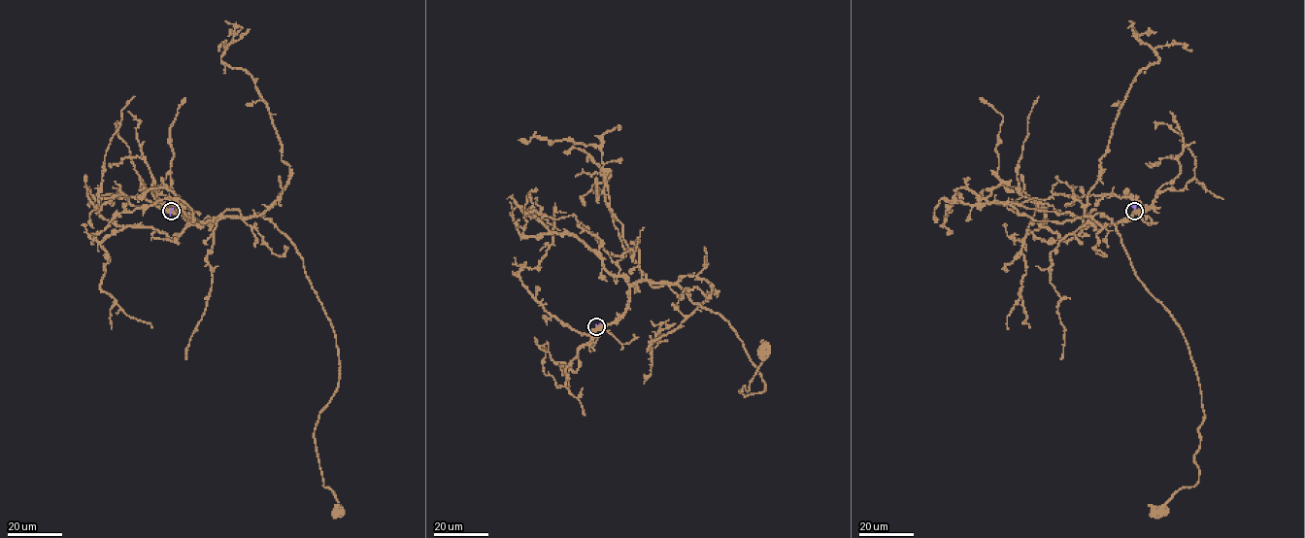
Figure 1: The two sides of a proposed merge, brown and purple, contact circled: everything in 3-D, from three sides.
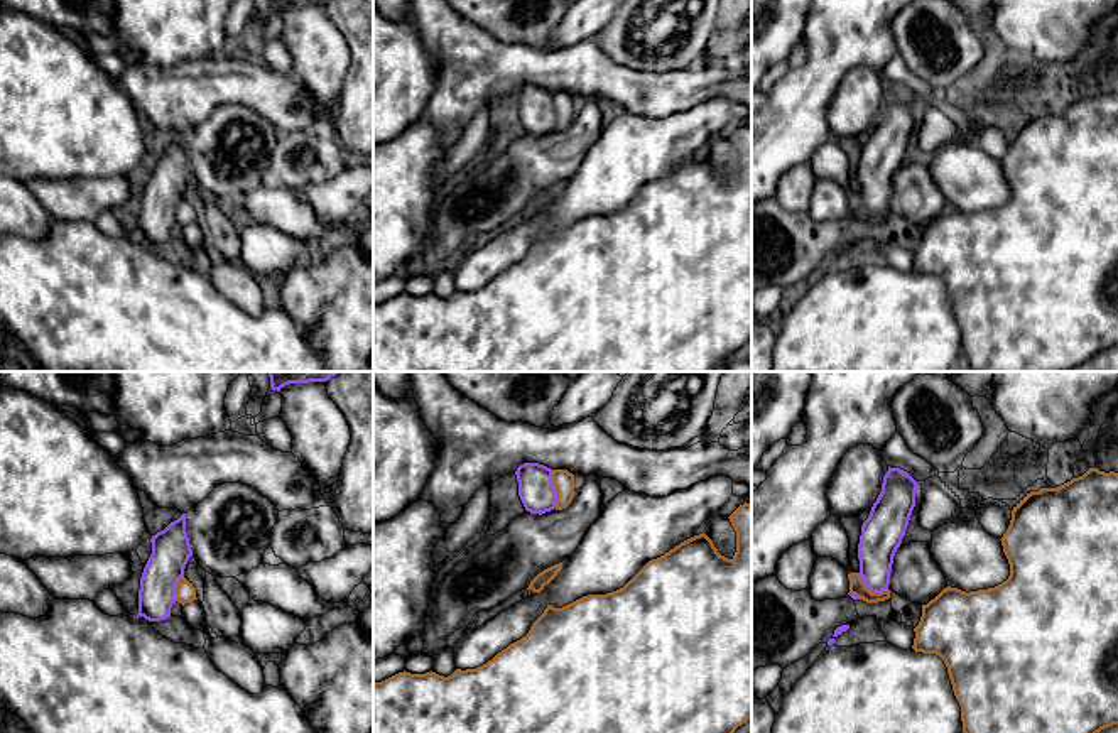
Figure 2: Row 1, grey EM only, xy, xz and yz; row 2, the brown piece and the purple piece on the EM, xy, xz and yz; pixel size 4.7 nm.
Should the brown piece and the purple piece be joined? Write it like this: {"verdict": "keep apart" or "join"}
{"verdict": "keep apart"}

